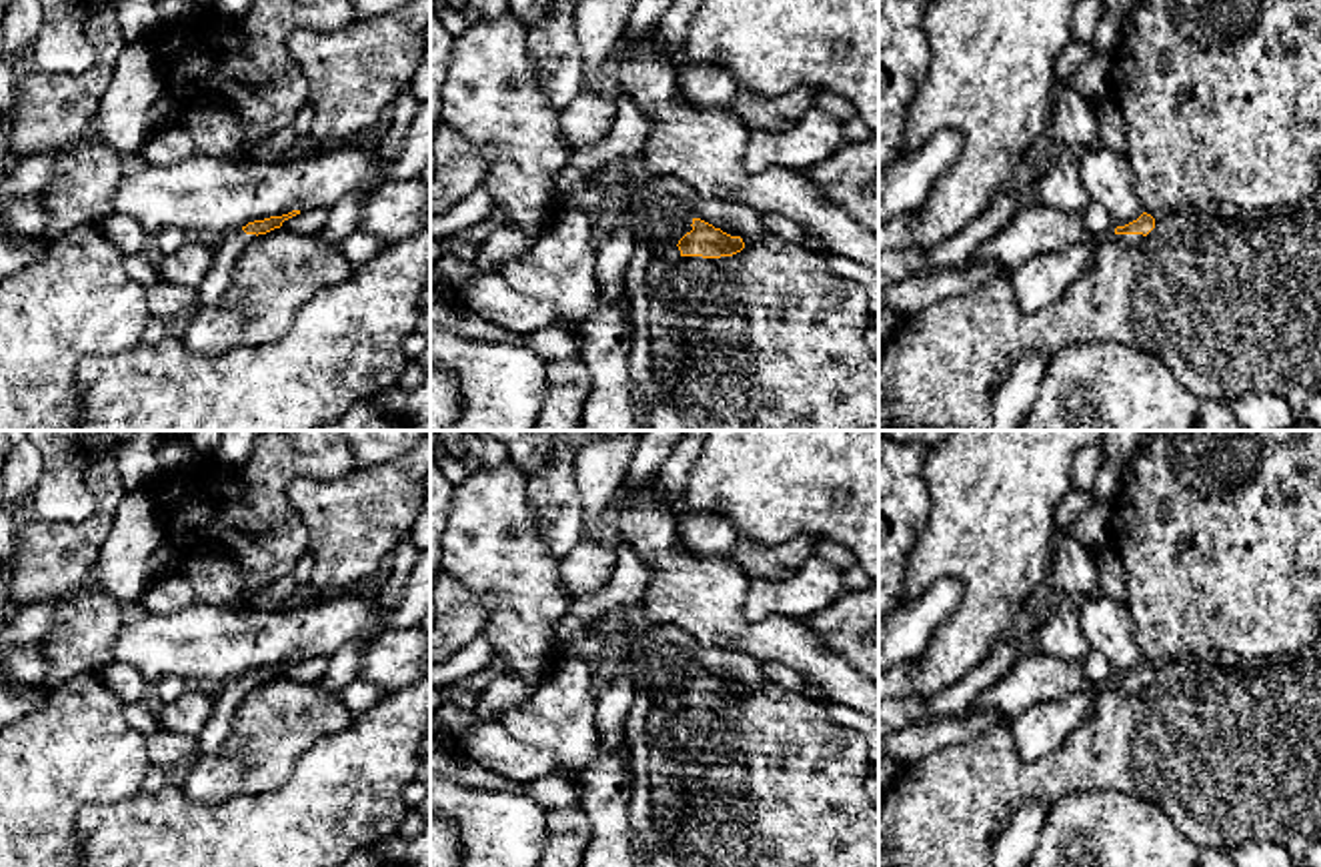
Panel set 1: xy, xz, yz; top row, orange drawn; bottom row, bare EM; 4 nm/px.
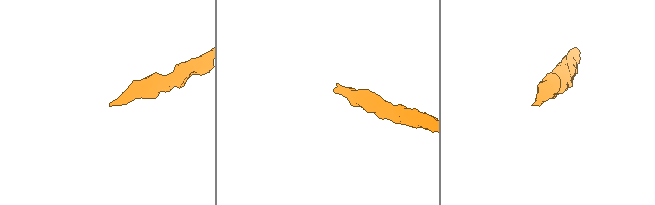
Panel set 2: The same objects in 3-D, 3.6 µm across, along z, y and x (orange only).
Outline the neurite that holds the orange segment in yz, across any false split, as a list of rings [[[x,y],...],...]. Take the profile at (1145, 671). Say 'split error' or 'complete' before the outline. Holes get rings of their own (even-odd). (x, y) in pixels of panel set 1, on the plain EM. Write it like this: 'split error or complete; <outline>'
split error; [[[1143,661],[1137,669],[1117,675],[1115,683],[1127,695],[1139,693],[1155,677],[1155,667]]]

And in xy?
split error; [[[292,659],[282,665],[270,665],[264,669],[248,671],[238,679],[230,679],[220,685],[220,693],[216,695],[212,713],[198,739],[198,753],[214,753],[226,739],[232,727],[234,713],[240,701],[258,685],[266,683],[274,677],[280,677],[284,669],[300,663],[300,659]]]

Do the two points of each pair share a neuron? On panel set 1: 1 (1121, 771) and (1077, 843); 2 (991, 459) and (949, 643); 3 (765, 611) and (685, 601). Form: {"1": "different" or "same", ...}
{"1": "different", "2": "same", "3": "different"}

